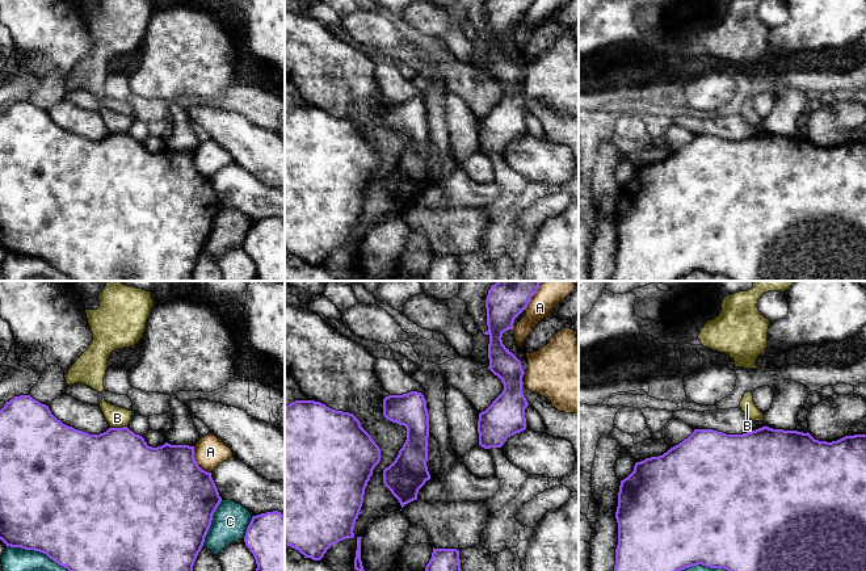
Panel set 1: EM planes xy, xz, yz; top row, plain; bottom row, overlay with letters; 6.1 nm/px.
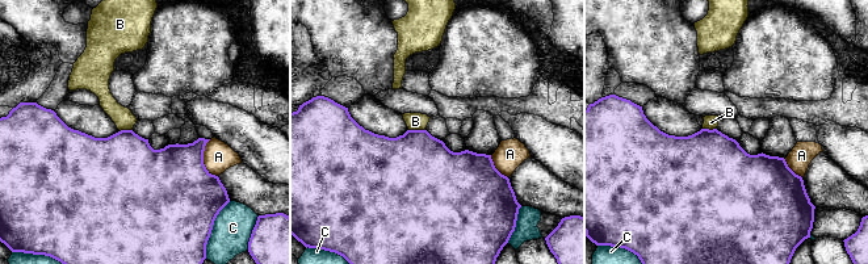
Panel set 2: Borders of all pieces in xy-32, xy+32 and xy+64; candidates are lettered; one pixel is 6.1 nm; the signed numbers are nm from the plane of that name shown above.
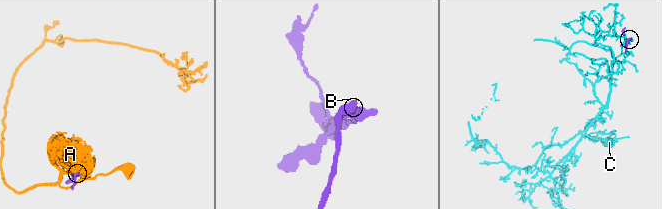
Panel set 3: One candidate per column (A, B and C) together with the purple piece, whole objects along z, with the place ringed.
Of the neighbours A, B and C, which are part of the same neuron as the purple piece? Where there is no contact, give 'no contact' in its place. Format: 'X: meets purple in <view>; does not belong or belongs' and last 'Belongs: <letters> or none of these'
A: meets purple in xy; does not belong
B: meets purple in xy; does not belong
C: meets purple in xy; does not belong
Belongs: none of these

